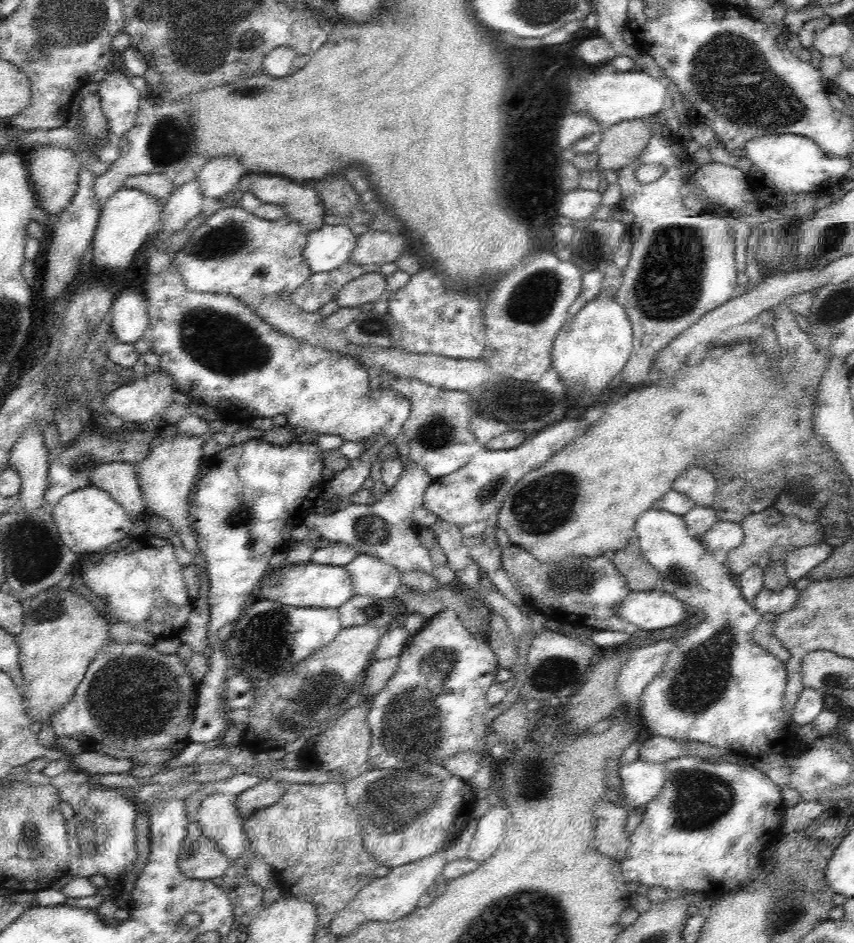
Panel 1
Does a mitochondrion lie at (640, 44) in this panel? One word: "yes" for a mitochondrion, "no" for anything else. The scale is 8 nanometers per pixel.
no

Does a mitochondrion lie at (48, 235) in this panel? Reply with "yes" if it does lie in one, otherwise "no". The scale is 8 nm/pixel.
no

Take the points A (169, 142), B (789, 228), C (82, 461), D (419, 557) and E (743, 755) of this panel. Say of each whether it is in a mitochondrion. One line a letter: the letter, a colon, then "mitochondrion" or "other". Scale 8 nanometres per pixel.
A: mitochondrion
B: other
C: mitochondrion
D: other
E: other

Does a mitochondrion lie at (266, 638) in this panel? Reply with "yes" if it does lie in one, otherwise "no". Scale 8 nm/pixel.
yes

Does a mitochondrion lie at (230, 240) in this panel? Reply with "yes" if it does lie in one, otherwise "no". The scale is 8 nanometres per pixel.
yes

